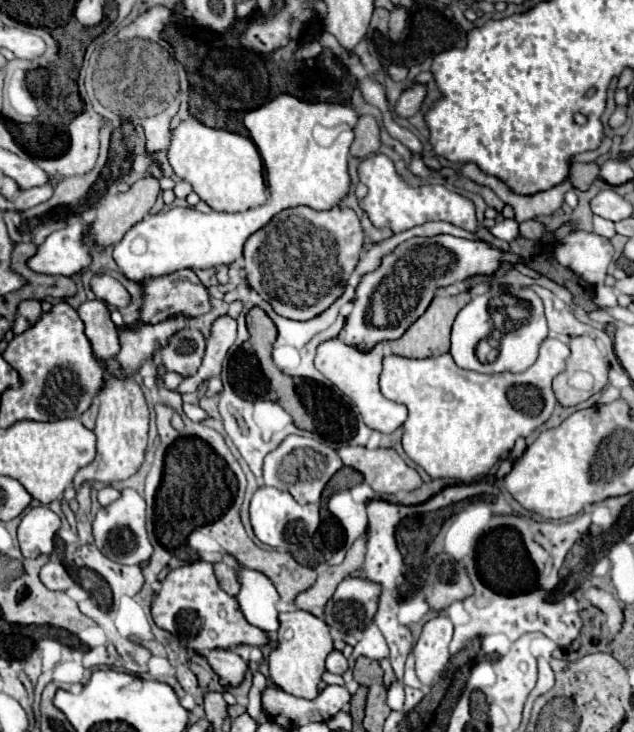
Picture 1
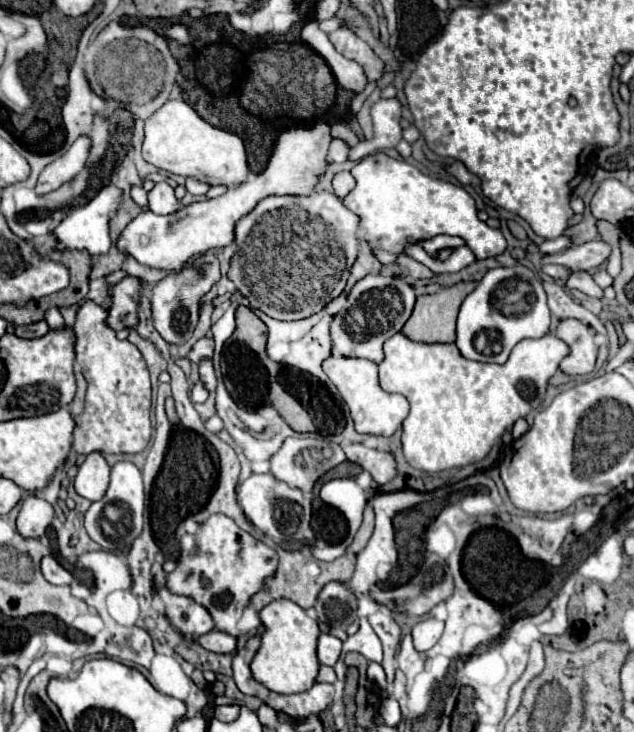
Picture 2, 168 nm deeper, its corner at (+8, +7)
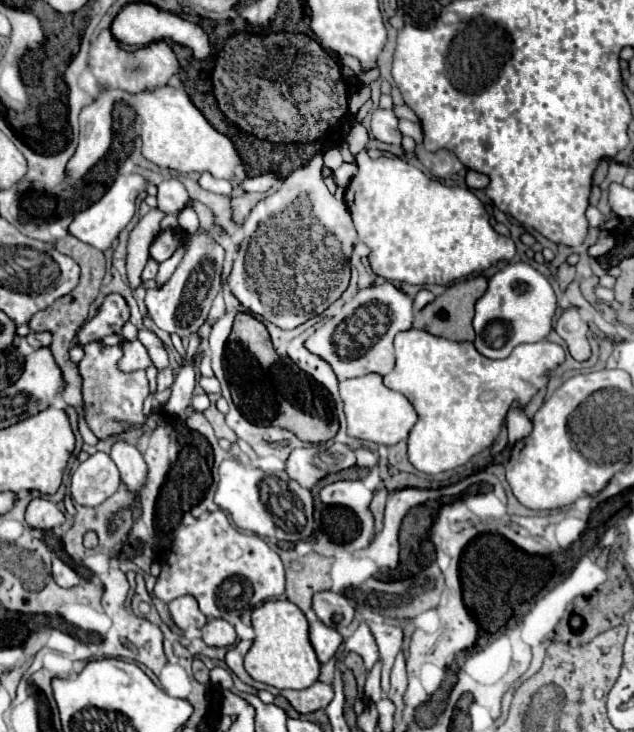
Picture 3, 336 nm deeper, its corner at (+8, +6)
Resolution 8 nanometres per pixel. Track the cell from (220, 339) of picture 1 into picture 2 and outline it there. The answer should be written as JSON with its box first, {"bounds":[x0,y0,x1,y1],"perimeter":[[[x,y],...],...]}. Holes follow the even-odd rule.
{"bounds":[199,357,217,391],"perimeter":[[[205,357],[205,359],[199,361],[199,375],[201,375],[203,385],[205,385],[209,391],[215,391],[217,379],[215,379],[215,371],[213,371],[213,363],[211,363],[211,359]]]}

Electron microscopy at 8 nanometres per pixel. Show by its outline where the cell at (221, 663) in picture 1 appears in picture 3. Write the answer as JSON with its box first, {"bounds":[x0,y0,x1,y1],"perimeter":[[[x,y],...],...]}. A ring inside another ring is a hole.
{"bounds":[203,618,237,646],"perimeter":[[[211,618],[203,628],[203,640],[209,646],[233,646],[237,642],[237,634],[235,628],[221,620],[221,618]]]}

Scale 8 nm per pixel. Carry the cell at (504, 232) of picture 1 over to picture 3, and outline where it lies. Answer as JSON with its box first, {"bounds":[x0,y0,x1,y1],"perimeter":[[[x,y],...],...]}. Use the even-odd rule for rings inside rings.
{"bounds":[345,156,515,284],"perimeter":[[[381,156],[359,166],[359,172],[345,190],[345,204],[351,212],[359,240],[371,250],[369,264],[373,272],[391,282],[449,284],[467,278],[469,274],[481,274],[489,266],[515,256],[515,242],[493,230],[481,200],[469,188],[445,186],[401,158]]]}

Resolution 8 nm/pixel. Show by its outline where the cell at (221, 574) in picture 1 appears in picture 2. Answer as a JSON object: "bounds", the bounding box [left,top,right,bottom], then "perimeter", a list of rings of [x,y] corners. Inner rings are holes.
{"bounds":[167,513,277,637],"perimeter":[[[215,513],[205,523],[199,525],[197,535],[185,535],[181,543],[181,561],[175,571],[167,577],[167,587],[177,595],[191,595],[197,603],[207,607],[215,619],[215,629],[239,637],[239,619],[243,609],[249,605],[253,593],[261,587],[265,577],[273,575],[277,567],[277,553],[265,543],[251,537],[247,531],[239,529],[227,515]]]}

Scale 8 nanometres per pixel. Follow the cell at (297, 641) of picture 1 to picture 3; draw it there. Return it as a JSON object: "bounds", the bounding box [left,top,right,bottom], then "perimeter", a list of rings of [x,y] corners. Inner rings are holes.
{"bounds":[245,600,321,690],"perimeter":[[[271,600],[255,608],[251,614],[255,640],[245,654],[245,670],[253,680],[275,686],[279,690],[303,690],[317,682],[321,662],[309,642],[309,624],[305,614],[289,600]]]}

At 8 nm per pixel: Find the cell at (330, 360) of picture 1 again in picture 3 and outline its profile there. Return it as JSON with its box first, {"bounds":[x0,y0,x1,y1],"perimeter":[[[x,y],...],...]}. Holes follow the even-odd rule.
{"bounds":[339,374,417,446],"perimeter":[[[377,374],[343,380],[339,382],[339,390],[341,390],[344,413],[347,416],[347,434],[353,438],[393,446],[405,440],[417,422],[417,412],[411,406],[411,402],[401,392],[389,390],[383,384],[383,378]]]}

